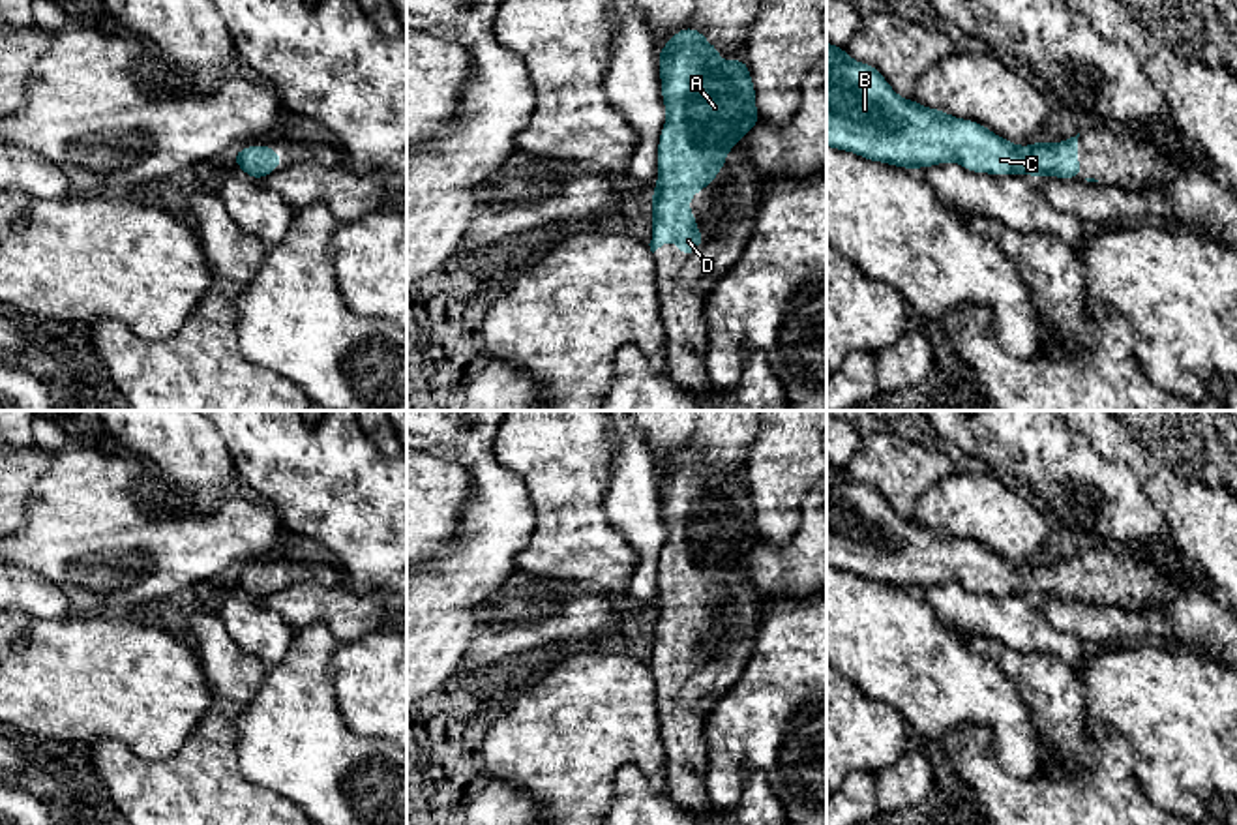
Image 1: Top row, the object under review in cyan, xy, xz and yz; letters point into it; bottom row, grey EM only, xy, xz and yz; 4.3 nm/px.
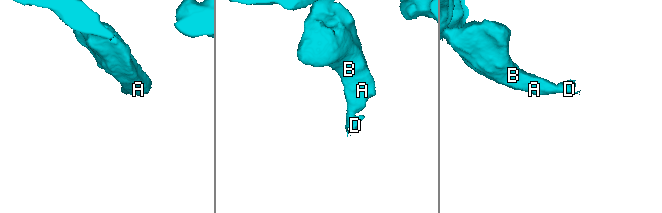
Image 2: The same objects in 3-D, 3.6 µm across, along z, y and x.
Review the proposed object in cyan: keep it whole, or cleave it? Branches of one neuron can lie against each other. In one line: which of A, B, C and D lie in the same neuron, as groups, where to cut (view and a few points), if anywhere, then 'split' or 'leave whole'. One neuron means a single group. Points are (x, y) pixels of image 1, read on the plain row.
groups A B C D; cut none; leave whole

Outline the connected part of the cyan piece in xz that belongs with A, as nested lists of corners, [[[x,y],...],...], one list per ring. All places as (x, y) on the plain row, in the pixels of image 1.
[[[678,450],[660,471],[662,519],[667,540],[658,561],[652,611],[654,673],[677,662],[690,677],[707,658],[697,651],[690,619],[716,600],[737,561],[761,542],[746,480],[720,480],[703,452]]]

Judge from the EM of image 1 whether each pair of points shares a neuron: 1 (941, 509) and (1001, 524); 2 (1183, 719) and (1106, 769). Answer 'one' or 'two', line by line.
1: one
2: two

